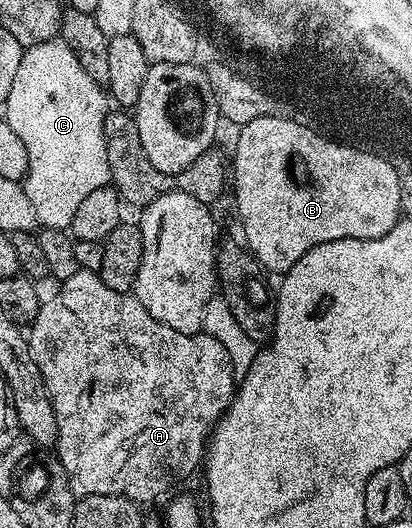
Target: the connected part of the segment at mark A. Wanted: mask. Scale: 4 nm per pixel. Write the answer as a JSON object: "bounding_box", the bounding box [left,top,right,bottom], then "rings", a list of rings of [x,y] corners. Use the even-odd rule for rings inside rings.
{"bounding_box":[28,268,236,503],"rings":[[[79,268],[78,273],[72,275],[72,279],[61,282],[57,288],[54,297],[48,298],[47,301],[45,298],[39,304],[36,319],[28,327],[32,359],[36,359],[36,367],[40,369],[56,417],[56,460],[64,467],[75,498],[81,499],[88,495],[120,495],[139,503],[154,501],[161,493],[168,492],[181,477],[188,476],[197,465],[199,468],[203,464],[210,431],[218,424],[219,418],[234,398],[236,378],[232,363],[228,359],[228,351],[224,351],[223,345],[207,333],[177,333],[172,331],[172,327],[164,327],[164,323],[152,319],[152,315],[144,311],[144,303],[135,299],[133,292],[112,291],[112,287],[108,287],[108,283],[104,283],[97,272]]]}

